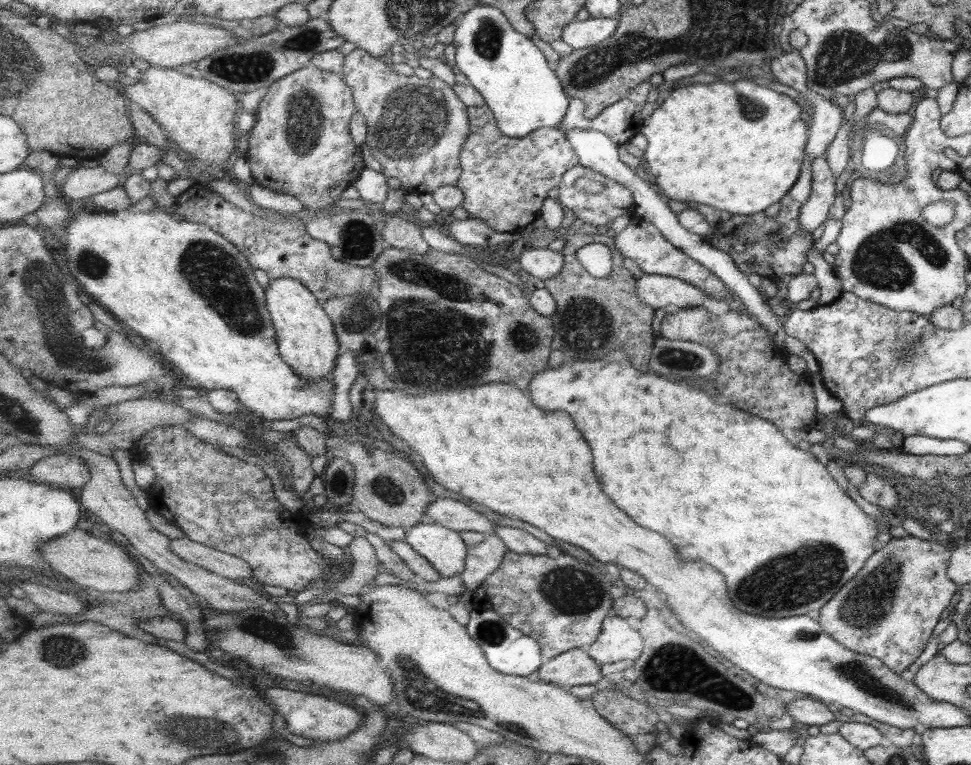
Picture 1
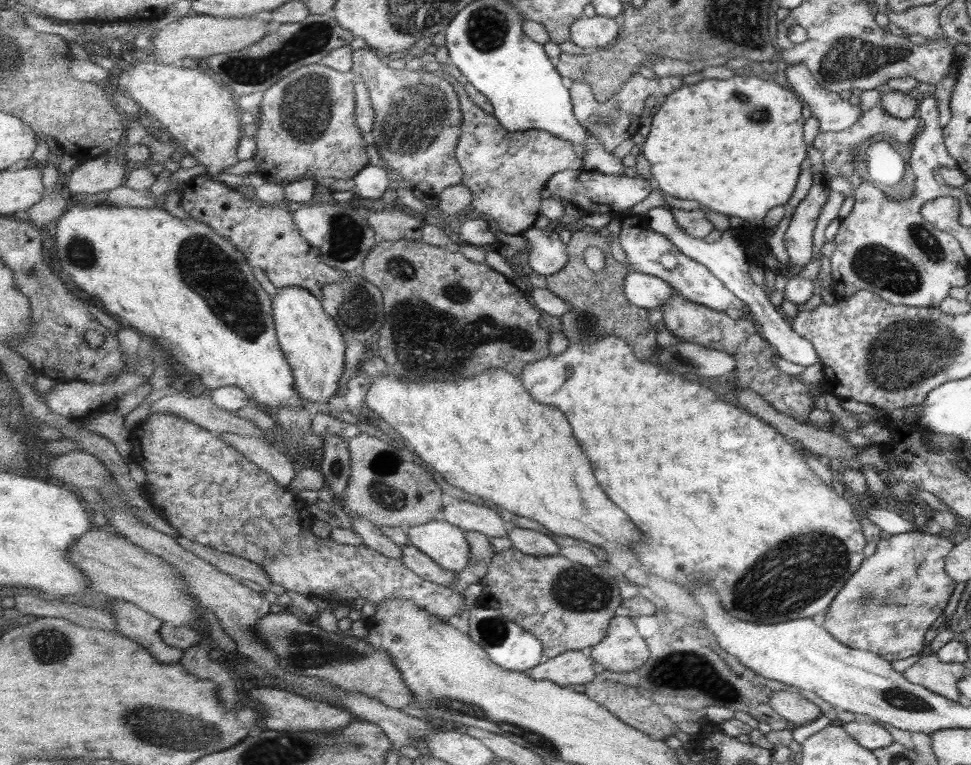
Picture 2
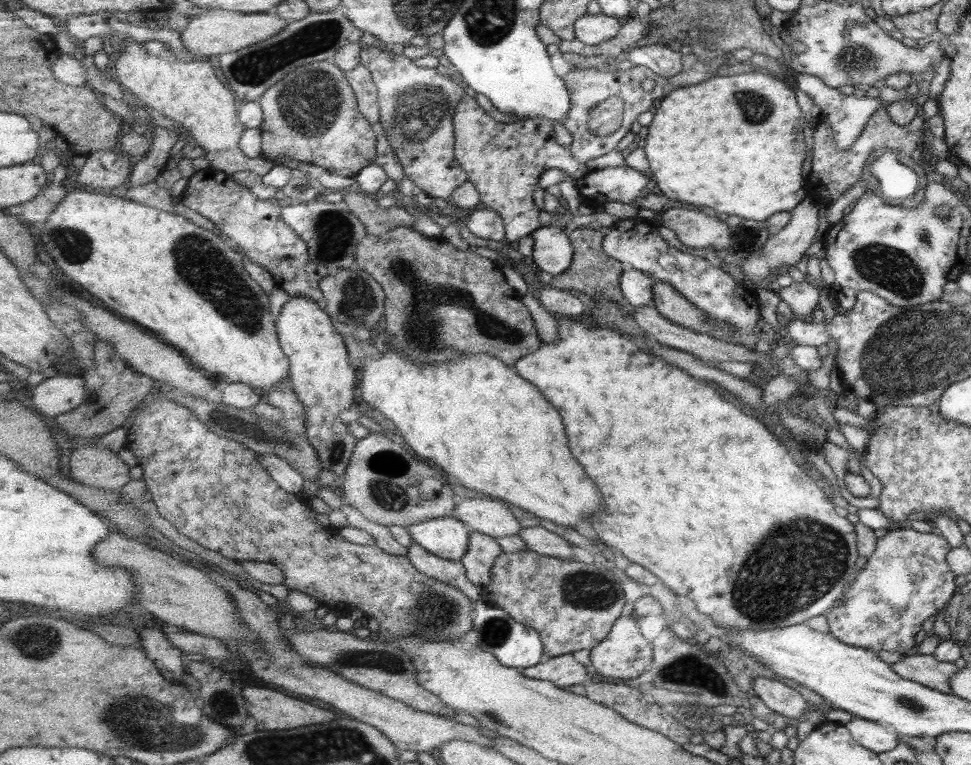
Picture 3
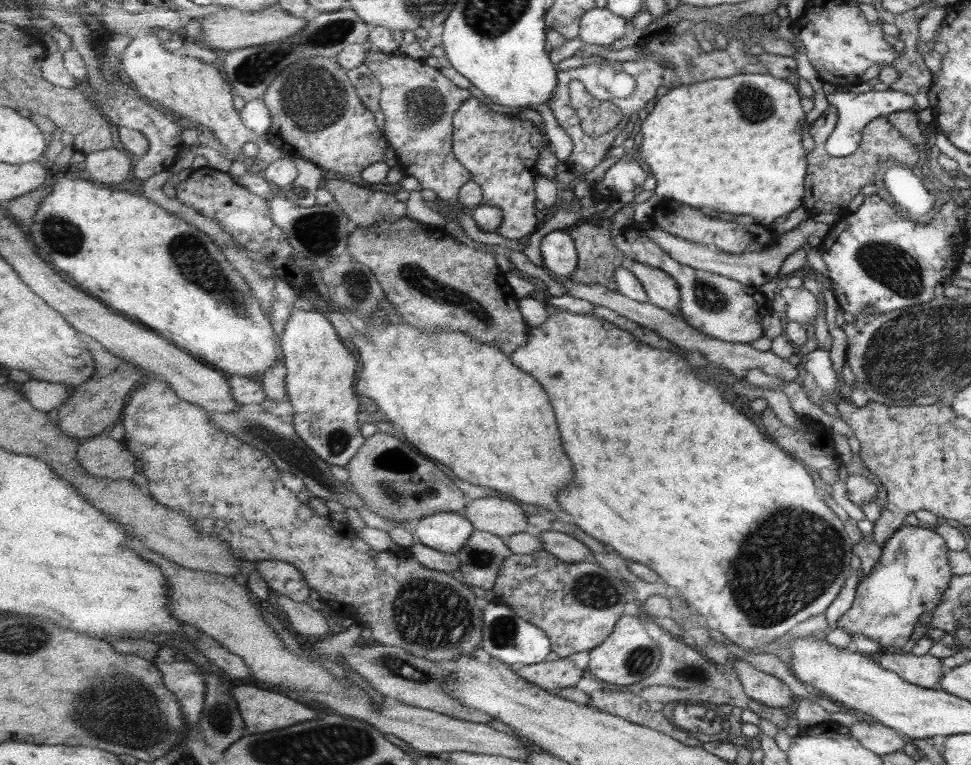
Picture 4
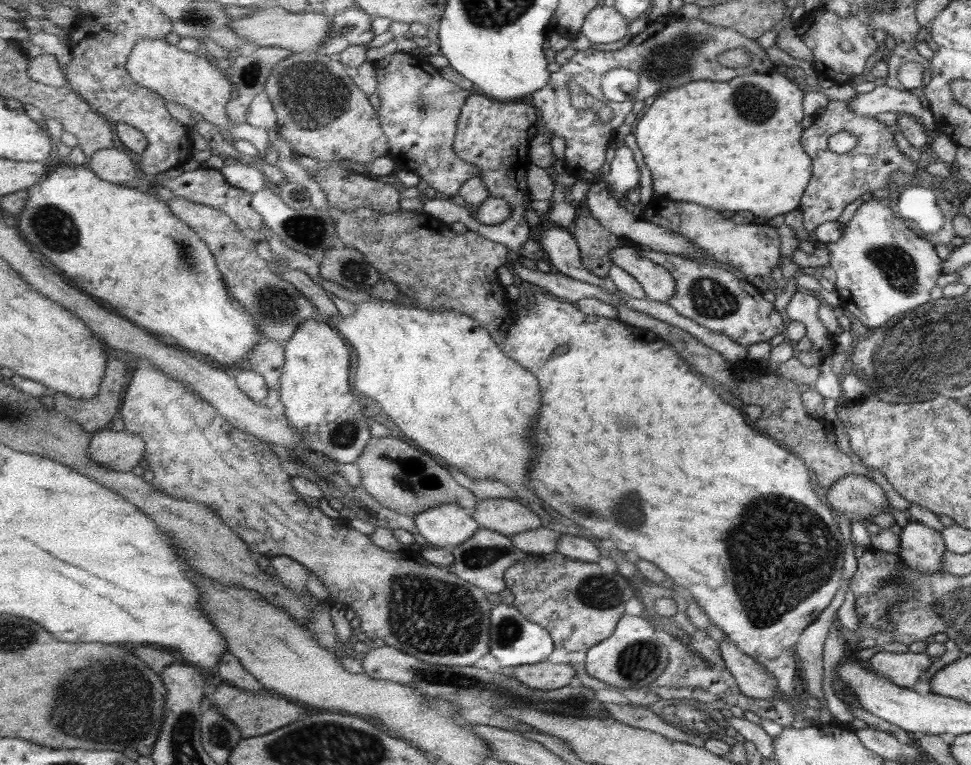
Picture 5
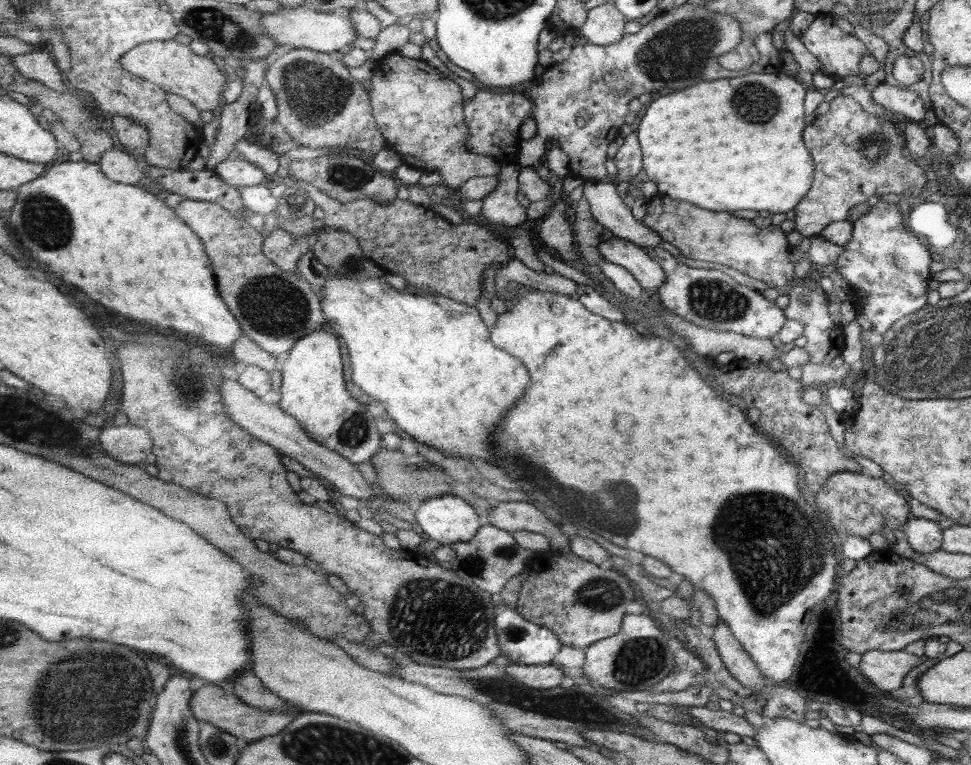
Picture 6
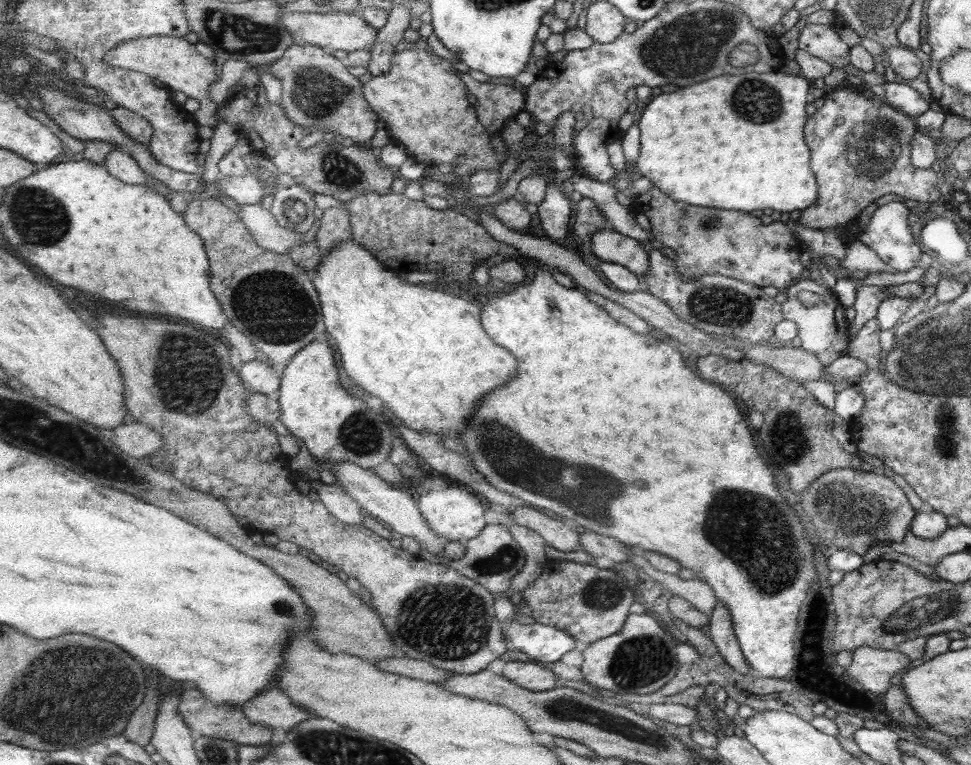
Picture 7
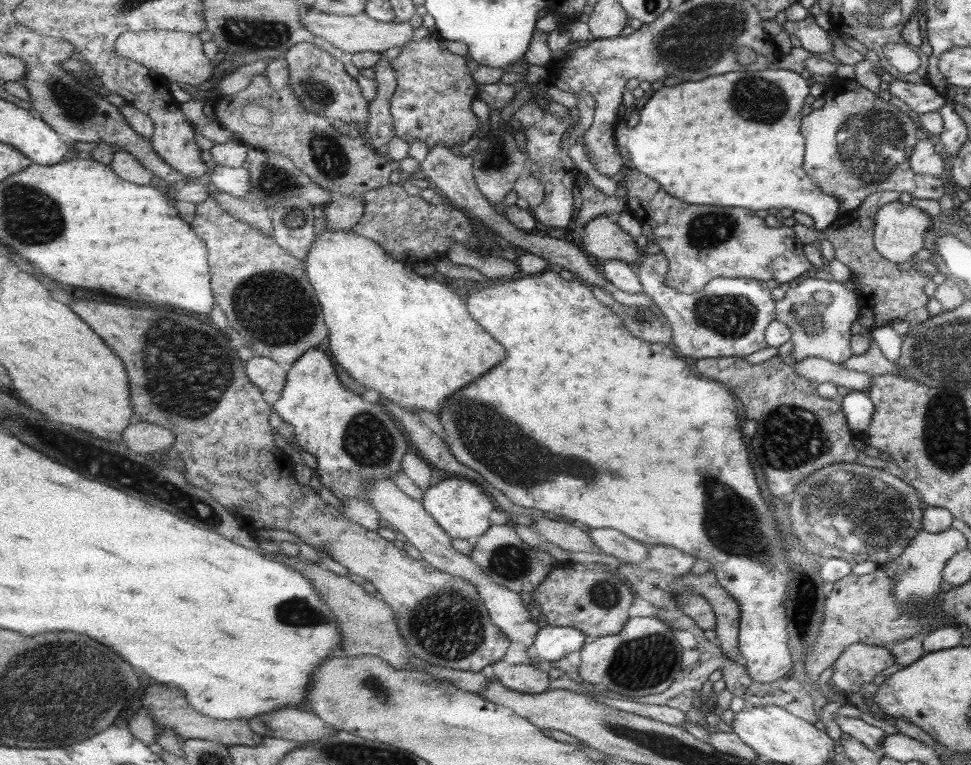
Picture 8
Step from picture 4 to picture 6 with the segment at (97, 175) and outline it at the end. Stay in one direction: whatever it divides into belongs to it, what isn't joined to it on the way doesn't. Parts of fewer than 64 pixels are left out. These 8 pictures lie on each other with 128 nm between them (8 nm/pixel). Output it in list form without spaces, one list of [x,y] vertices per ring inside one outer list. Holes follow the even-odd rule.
[[[125,149],[105,151],[98,163],[111,180],[123,184],[135,185],[146,174],[145,170],[139,168],[139,160],[132,154],[127,154]]]

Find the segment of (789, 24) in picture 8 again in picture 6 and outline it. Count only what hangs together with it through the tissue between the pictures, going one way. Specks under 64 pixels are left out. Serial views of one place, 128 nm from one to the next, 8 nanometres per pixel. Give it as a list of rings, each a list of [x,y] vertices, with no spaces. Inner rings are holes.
[[[817,14],[803,32],[798,34],[801,44],[822,64],[825,74],[860,75],[859,59],[866,54],[863,43],[853,34],[842,32],[831,14]]]

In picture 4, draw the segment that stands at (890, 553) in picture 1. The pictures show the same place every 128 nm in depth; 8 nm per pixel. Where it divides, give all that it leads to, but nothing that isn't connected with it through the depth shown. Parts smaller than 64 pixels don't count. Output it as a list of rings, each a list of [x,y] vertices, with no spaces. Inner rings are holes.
[[[903,524],[882,544],[881,554],[871,572],[858,580],[851,608],[838,617],[837,628],[851,636],[862,634],[883,649],[903,646],[913,632],[919,615],[939,604],[952,579],[944,540],[923,525]]]

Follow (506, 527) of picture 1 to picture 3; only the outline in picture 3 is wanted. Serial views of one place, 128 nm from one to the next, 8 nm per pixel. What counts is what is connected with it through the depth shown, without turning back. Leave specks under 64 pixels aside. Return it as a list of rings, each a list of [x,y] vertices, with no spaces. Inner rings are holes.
[[[541,525],[523,527],[520,530],[520,535],[529,550],[543,553],[547,556],[559,557],[560,559],[576,560],[571,542],[567,542],[563,536],[559,536],[555,532],[549,532]]]

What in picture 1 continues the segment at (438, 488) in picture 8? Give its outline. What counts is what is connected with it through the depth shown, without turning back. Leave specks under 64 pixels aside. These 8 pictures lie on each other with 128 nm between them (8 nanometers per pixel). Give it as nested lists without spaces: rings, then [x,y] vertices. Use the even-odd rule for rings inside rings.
[[[426,521],[407,527],[405,540],[445,578],[458,578],[466,570],[469,545],[460,531]]]

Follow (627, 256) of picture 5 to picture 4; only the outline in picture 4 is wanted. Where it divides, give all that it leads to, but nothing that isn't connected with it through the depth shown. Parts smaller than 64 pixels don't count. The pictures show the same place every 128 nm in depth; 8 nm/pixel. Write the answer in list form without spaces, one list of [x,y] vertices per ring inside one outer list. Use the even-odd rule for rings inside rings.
[[[633,260],[633,263],[629,269],[642,281],[650,296],[650,302],[681,316],[682,293],[678,281],[661,268],[643,264],[638,260]]]

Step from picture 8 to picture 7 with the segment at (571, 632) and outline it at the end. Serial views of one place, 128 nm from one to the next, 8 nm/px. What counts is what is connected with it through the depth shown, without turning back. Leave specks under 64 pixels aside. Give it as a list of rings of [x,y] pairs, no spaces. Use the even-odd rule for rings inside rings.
[[[518,621],[505,624],[506,637],[509,642],[509,649],[524,652],[530,658],[541,662],[557,662],[561,660],[565,654],[573,651],[577,646],[577,642],[569,632],[563,629],[555,628],[551,625],[533,623],[533,624],[520,624]]]

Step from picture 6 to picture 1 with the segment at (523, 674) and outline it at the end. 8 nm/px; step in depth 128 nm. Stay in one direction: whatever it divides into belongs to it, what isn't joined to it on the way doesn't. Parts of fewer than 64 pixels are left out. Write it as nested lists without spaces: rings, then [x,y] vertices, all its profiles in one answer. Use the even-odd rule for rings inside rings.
[[[581,647],[546,660],[538,674],[541,681],[554,683],[566,690],[571,686],[606,683],[605,676],[601,674],[601,664]]]

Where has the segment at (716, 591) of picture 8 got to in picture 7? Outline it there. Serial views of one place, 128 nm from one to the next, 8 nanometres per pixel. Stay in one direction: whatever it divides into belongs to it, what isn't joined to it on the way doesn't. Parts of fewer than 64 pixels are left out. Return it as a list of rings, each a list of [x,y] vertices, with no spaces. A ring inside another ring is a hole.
[[[715,602],[708,620],[708,637],[713,641],[721,658],[734,672],[746,674],[750,669],[735,638],[728,612],[723,603]]]

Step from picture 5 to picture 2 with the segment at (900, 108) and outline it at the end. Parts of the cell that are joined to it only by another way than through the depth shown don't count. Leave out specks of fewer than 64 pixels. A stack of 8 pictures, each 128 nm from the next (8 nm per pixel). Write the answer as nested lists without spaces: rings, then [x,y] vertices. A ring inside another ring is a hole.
[[[789,64],[784,70],[784,75],[792,92],[808,106],[810,114],[818,120],[818,133],[821,132],[841,132],[853,126],[853,123],[861,116],[857,105],[850,105],[847,99],[841,99],[839,93],[831,92],[825,88],[821,88],[807,67],[803,64]]]

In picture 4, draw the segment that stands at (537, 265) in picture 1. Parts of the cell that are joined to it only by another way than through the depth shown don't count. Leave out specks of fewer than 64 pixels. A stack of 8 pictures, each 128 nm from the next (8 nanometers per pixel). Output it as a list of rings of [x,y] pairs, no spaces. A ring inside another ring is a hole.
[[[555,229],[547,233],[541,240],[543,265],[558,277],[569,277],[574,275],[578,268],[578,248],[574,237],[569,231]]]

